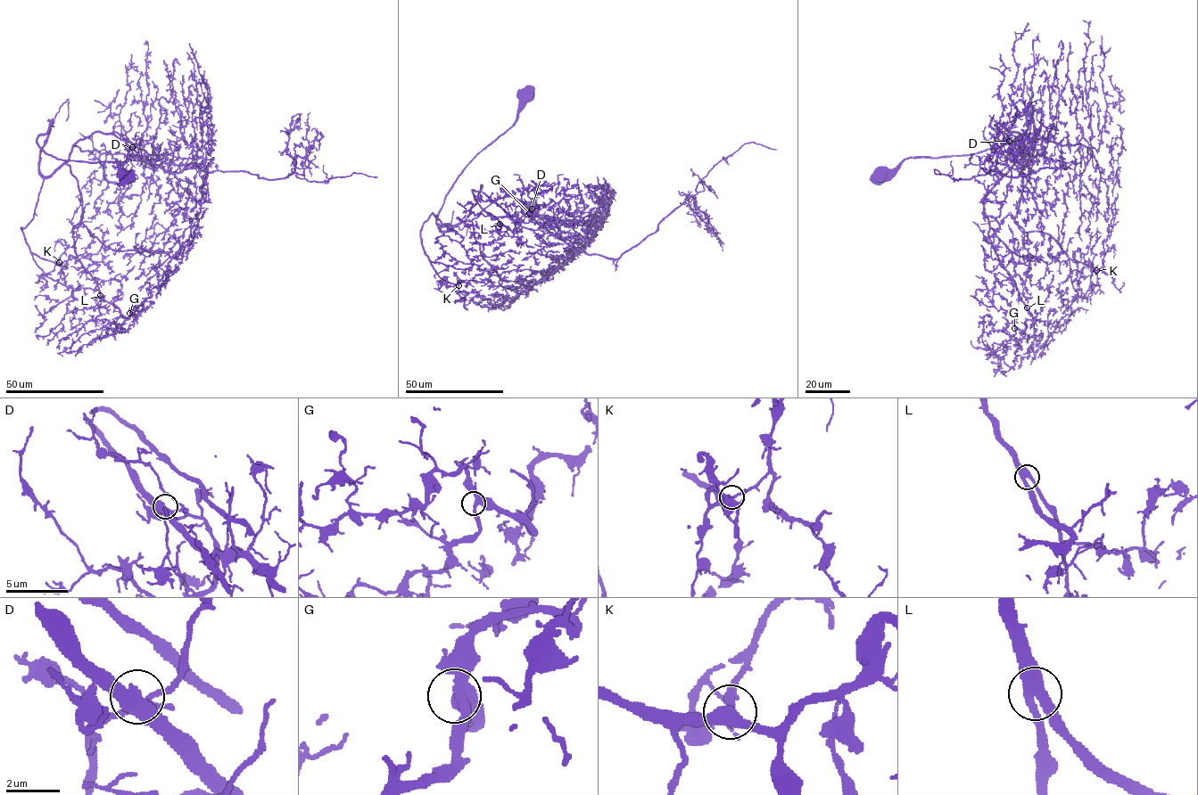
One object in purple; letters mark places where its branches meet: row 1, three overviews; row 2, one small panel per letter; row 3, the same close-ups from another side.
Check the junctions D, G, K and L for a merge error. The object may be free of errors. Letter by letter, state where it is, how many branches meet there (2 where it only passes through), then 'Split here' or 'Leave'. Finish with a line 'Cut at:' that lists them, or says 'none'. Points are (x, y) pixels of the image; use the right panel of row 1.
D: Place: (1009, 141). Branches: 3. Split here
G: Place: (1014, 328). Branches: 3. Leave
K: Place: (1096, 270). Branches: 3. Leave
L: Place: (1027, 307). Branches: 3. Leave
Cut at: D

